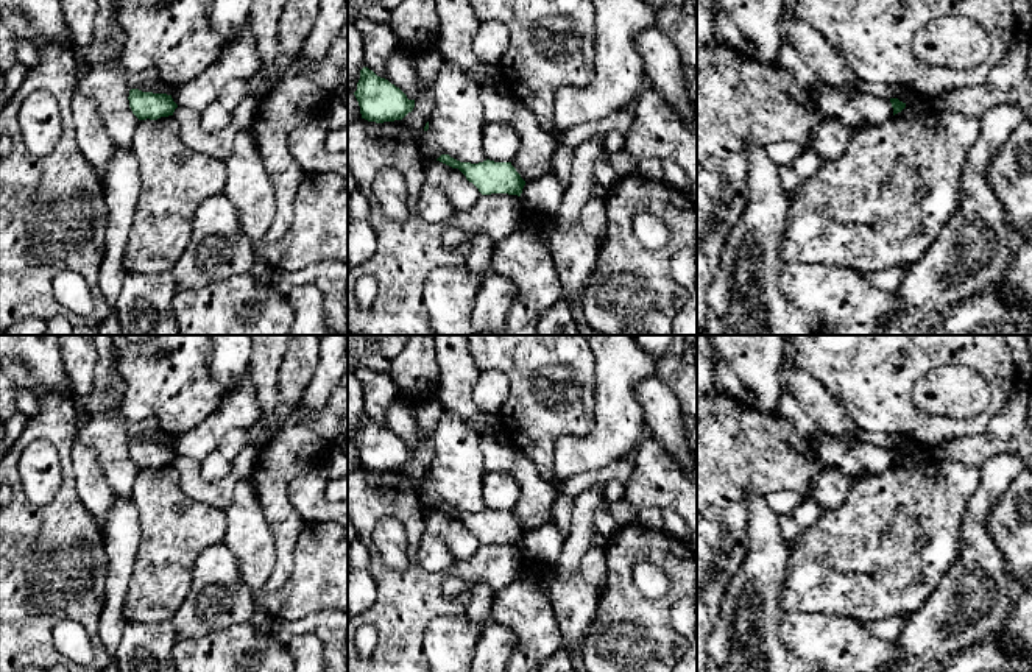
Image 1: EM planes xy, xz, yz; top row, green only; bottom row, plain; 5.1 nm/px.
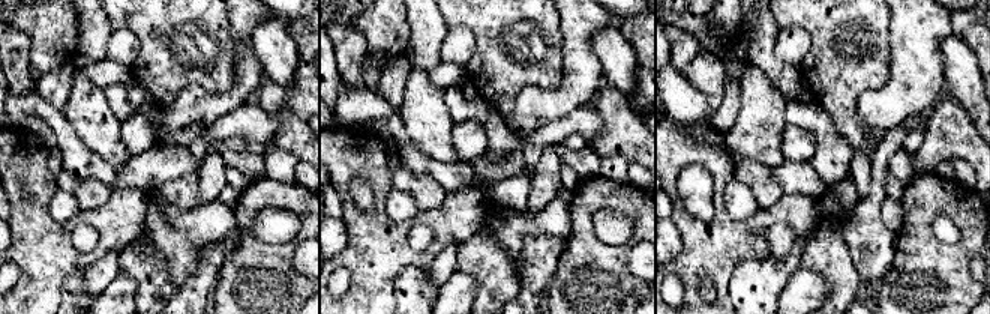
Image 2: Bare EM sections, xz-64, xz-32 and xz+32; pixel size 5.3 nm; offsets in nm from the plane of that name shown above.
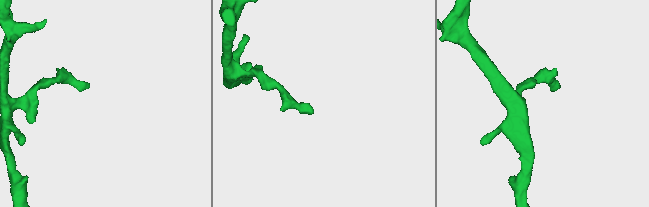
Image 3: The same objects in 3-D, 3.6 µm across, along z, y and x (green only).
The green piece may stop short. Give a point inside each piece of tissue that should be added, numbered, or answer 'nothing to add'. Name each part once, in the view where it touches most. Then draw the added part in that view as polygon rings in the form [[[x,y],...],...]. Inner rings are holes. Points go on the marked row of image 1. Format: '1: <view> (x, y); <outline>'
nothing to add

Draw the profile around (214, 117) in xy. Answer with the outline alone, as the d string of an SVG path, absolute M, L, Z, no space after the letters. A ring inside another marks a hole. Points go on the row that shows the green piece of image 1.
M214 100L201 114L201 126L207 133L217 133L229 126L232 112L224 109L218 100Z

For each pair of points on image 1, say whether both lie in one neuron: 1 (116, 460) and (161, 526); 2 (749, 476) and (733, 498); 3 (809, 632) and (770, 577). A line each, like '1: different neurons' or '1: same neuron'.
1: different neurons
2: same neuron
3: different neurons

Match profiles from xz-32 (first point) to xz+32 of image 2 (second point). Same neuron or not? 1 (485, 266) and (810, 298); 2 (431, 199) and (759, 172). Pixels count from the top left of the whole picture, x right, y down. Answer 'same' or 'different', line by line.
1: different
2: same

